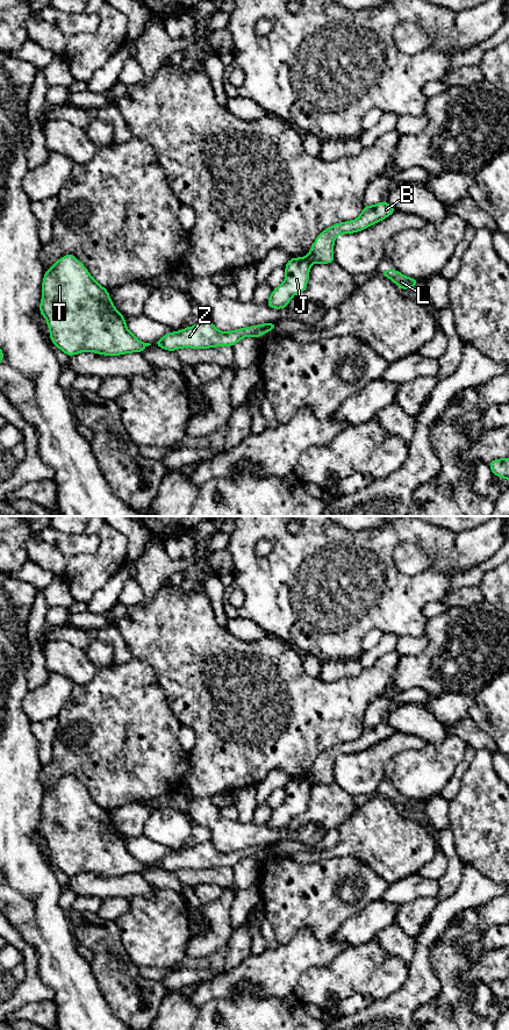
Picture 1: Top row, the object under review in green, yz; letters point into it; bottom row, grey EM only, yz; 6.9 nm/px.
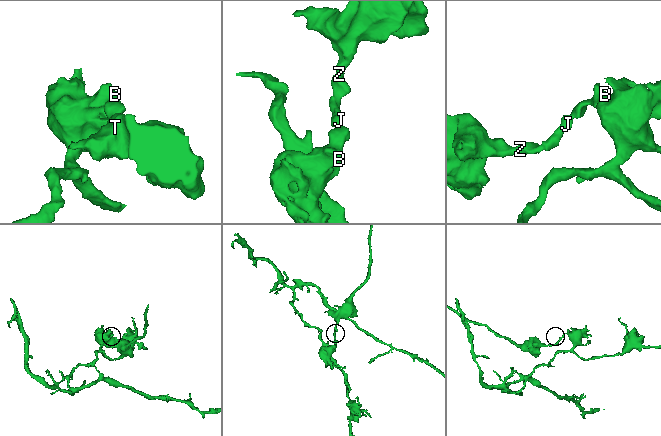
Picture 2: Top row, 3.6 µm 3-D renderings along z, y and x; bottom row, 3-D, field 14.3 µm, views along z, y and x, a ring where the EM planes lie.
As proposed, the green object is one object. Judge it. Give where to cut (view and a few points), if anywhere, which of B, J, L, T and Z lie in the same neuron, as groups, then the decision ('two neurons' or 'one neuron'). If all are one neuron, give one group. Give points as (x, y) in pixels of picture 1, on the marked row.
cut in yz along (306, 257), (312, 262); B L / J T Z; two neurons

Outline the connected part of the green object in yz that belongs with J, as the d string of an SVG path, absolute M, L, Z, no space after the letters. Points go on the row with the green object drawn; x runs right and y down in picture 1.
M307 257L291 258L285 265L286 279L273 289L267 306L271 308L285 308L293 295L303 292L308 284L311 262Z

